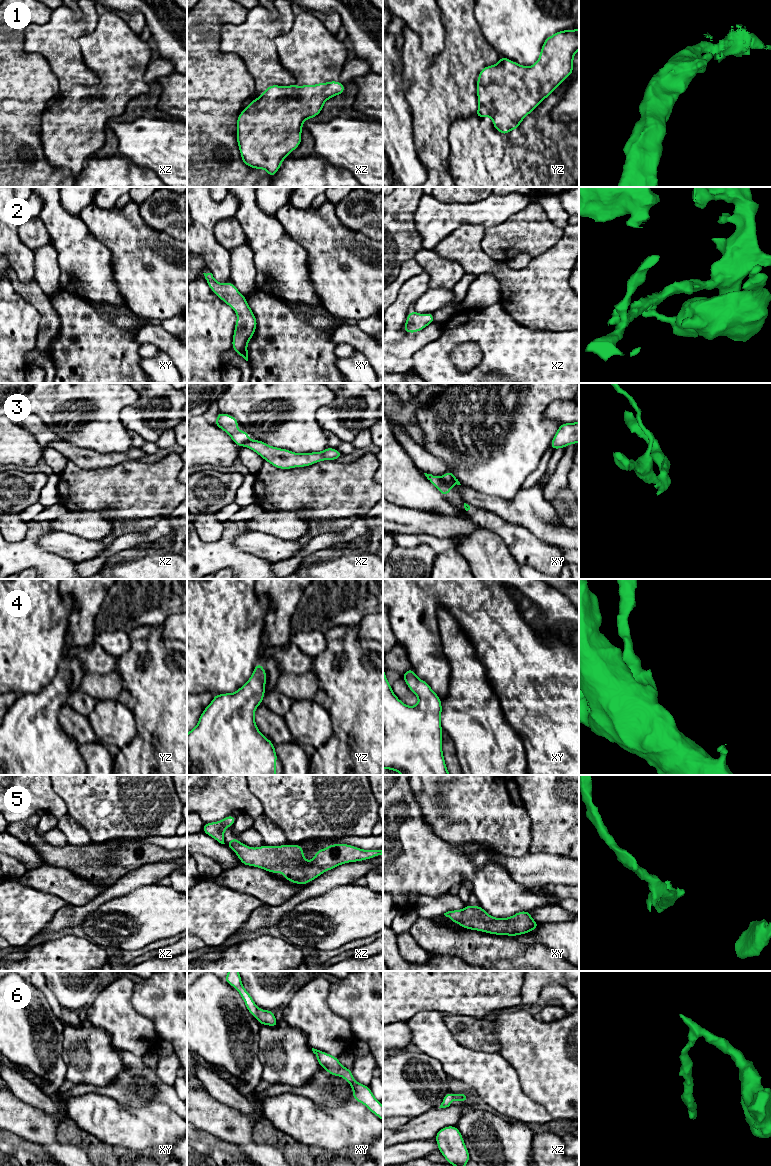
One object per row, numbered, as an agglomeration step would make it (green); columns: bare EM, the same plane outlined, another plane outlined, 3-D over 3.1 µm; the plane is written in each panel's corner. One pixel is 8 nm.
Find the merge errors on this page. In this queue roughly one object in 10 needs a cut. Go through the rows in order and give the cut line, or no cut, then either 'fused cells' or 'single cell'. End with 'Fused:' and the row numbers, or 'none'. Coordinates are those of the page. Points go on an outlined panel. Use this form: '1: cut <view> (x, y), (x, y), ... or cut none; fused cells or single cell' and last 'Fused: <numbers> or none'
1: cut none; single cell
2: cut none; single cell
3: cut xy (441, 477), (441, 483), (437, 487); fused cells
4: cut none; single cell
5: cut none; single cell
6: cut none; single cell
Fused: 3

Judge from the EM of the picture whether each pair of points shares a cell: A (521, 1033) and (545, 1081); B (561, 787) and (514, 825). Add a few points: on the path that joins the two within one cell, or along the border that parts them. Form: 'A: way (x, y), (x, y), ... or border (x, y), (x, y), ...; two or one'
A: way (528, 1045), (533, 1055), (545, 1069); one
B: border (523, 807), (529, 818), (530, 836), (532, 838); two

